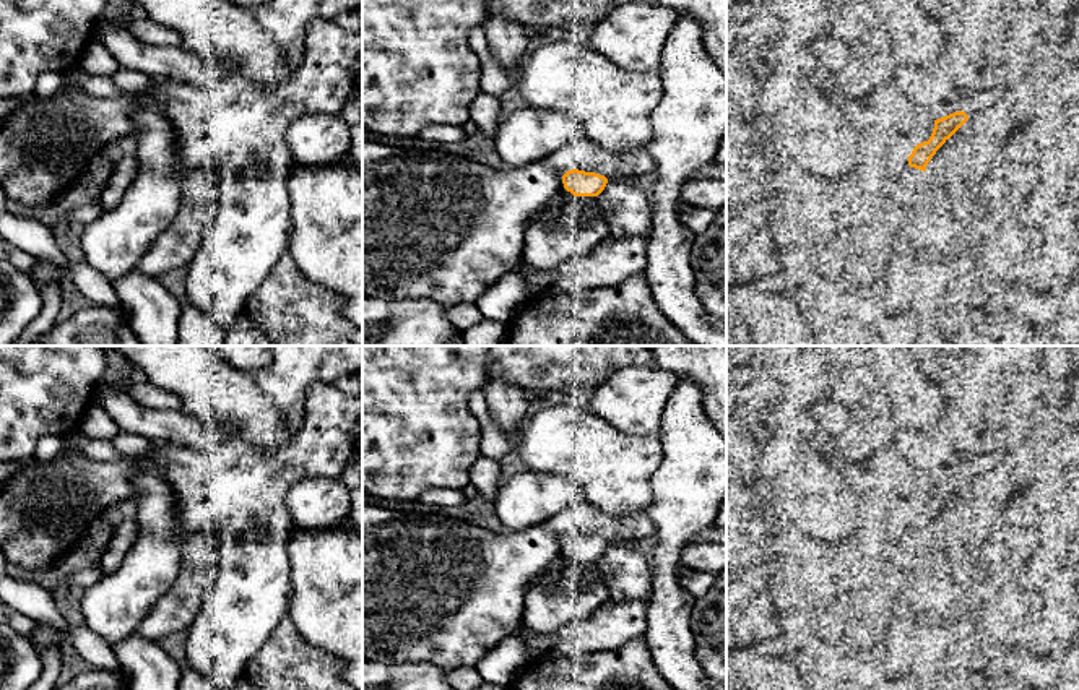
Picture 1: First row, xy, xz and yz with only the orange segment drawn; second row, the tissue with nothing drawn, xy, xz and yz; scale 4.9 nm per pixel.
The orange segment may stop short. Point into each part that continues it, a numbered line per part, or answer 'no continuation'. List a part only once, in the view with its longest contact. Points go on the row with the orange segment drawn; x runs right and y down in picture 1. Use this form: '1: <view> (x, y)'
1: yz (866, 218)

